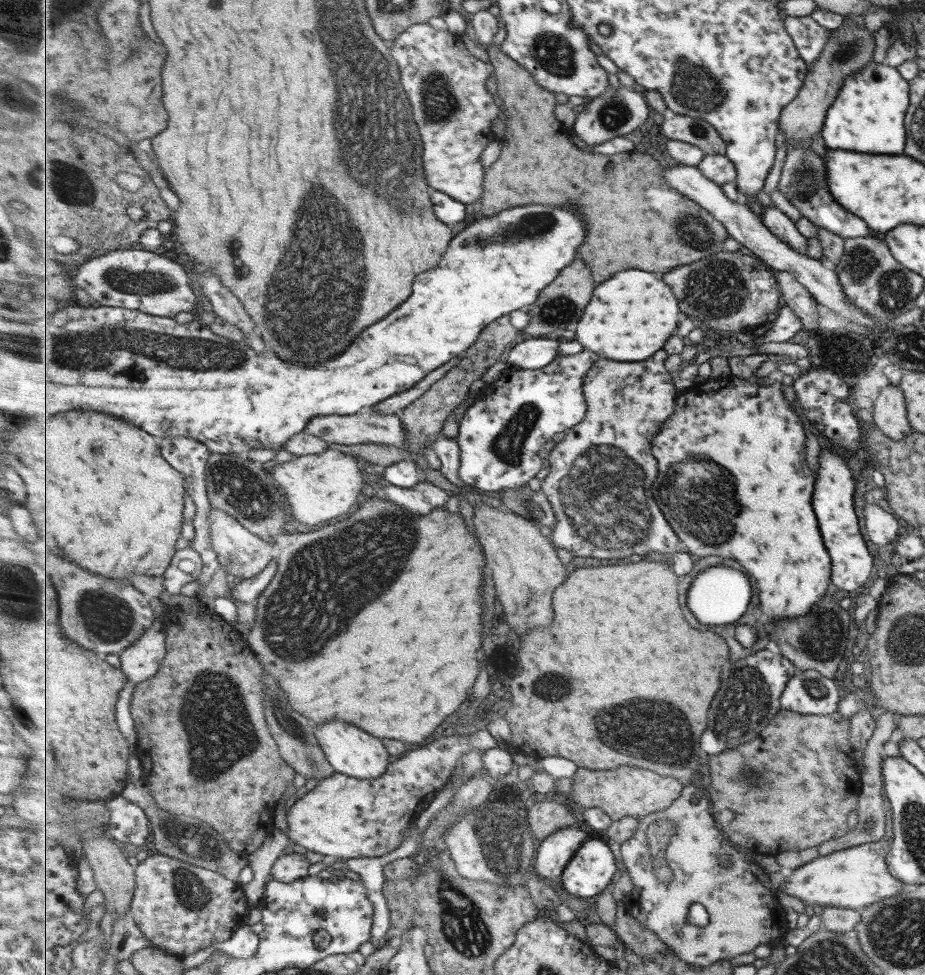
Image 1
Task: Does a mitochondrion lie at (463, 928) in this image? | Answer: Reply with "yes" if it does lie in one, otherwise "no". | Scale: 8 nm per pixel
yes

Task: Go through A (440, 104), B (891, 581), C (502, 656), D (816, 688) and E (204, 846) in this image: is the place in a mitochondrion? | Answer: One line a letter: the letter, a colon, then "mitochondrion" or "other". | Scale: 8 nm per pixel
A: mitochondrion
B: other
C: other
D: mitochondrion
E: mitochondrion

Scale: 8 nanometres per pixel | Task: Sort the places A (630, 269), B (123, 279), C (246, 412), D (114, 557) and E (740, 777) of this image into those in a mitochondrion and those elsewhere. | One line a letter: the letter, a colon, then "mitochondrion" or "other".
A: other
B: mitochondrion
C: other
D: other
E: mitochondrion

